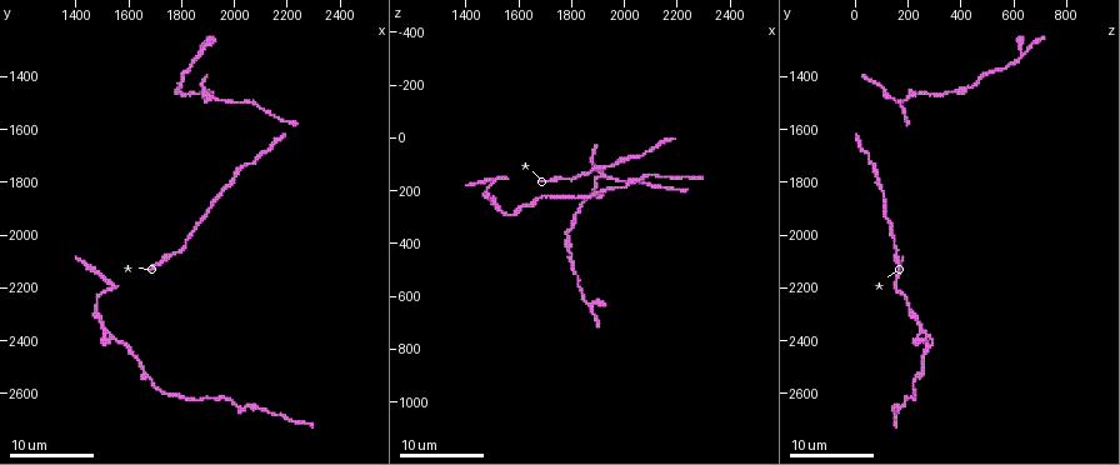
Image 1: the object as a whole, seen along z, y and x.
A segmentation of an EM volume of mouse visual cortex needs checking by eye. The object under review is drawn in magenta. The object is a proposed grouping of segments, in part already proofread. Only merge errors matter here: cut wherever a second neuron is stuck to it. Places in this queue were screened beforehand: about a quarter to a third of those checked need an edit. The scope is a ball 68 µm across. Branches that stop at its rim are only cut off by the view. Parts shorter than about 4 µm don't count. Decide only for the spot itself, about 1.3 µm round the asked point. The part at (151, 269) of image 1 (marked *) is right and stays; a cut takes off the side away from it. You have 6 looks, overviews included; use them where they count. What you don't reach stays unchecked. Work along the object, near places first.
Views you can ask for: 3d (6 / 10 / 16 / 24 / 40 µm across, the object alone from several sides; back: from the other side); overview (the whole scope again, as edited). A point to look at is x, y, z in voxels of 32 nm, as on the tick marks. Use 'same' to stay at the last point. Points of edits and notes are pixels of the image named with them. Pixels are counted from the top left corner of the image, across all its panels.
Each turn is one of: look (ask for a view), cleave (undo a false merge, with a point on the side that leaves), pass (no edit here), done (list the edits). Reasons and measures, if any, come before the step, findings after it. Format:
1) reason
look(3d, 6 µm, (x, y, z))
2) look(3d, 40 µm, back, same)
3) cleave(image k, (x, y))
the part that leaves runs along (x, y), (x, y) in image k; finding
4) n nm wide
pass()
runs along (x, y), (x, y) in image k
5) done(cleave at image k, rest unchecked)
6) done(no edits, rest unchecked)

look(3d, 16 µm, (1540, 2180, 160))

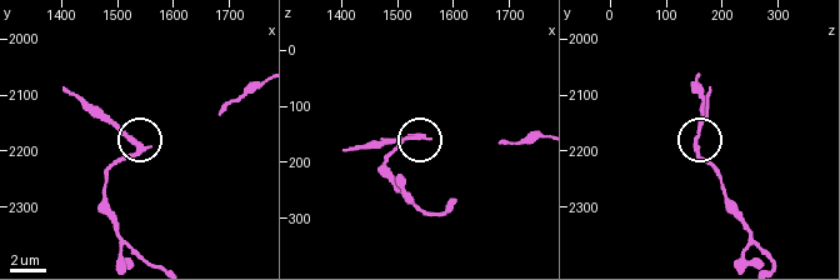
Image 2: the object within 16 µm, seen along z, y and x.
closer look
look(3d, 6 µm, (1535, 2190, 150))

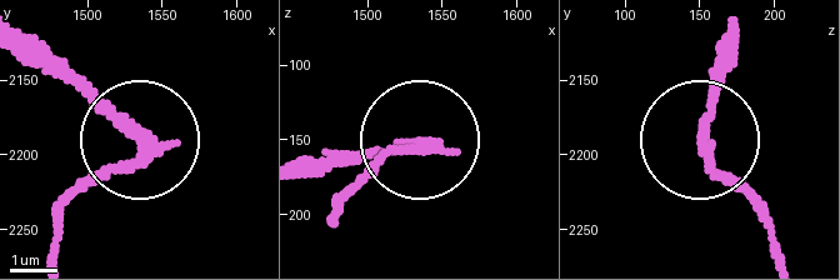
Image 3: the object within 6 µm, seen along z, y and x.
cleave(image 3, (103, 100))
two neurons meet here

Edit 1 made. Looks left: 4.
sudden change in width
look(3d, 24 µm, (1500, 2330, 240))

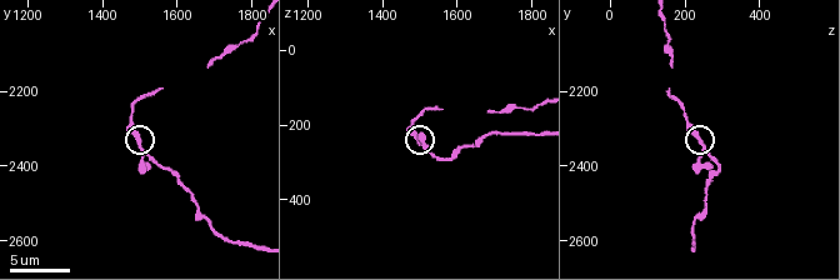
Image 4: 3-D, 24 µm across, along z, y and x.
look(3d, 6 µm, (1500, 2330, 250))

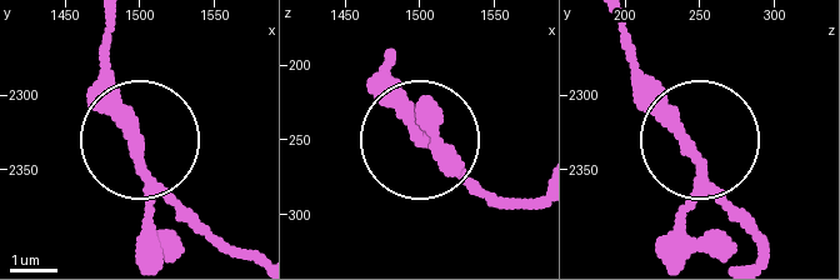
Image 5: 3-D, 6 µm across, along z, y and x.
pass()
all the same neuron

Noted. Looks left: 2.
arms part here
look(3d, 16 µm, (1910, 1480, 130))

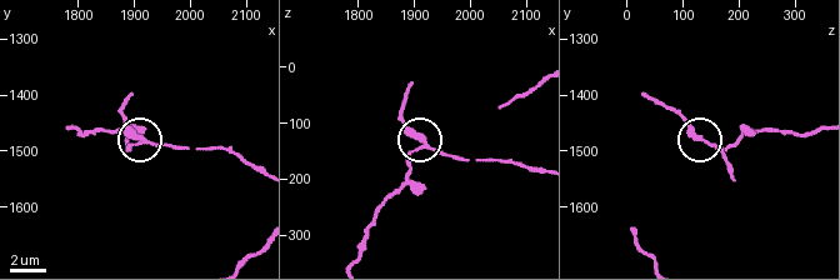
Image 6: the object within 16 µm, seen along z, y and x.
look(3d, 6 µm, (1915, 1480, 135))

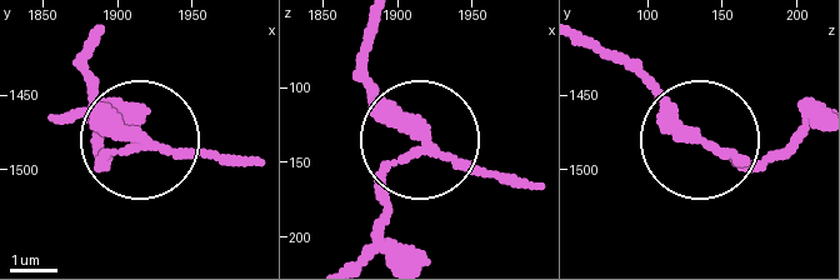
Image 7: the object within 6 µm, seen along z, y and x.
side arm 5 µm
cleave(image 7, (383, 215))
the part that leaves runs along (411, 159), (383, 183), (368, 254) in image 7; a second neuron is stuck on

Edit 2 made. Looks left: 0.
done(cleave at image 3, cleave at image 7, rest unchecked)

